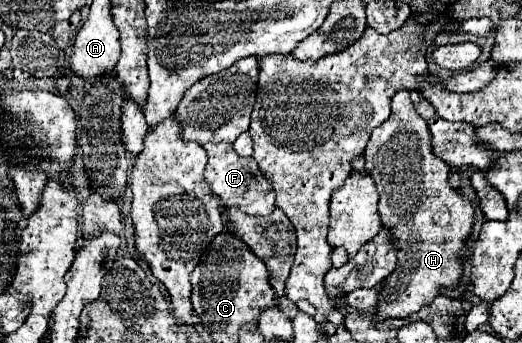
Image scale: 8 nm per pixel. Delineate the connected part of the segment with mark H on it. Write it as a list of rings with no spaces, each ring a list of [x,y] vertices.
[[[397,92],[391,102],[391,116],[379,128],[373,130],[367,146],[365,146],[365,168],[369,176],[375,180],[379,190],[379,216],[383,228],[391,232],[393,244],[397,248],[397,266],[387,276],[379,302],[375,306],[373,324],[381,324],[387,318],[409,318],[419,312],[423,306],[431,304],[435,296],[439,296],[441,288],[453,288],[463,276],[463,262],[457,258],[457,252],[463,248],[467,234],[473,230],[475,212],[467,196],[457,194],[449,186],[449,170],[441,158],[435,158],[431,150],[431,132],[427,122],[417,114],[409,92]]]

